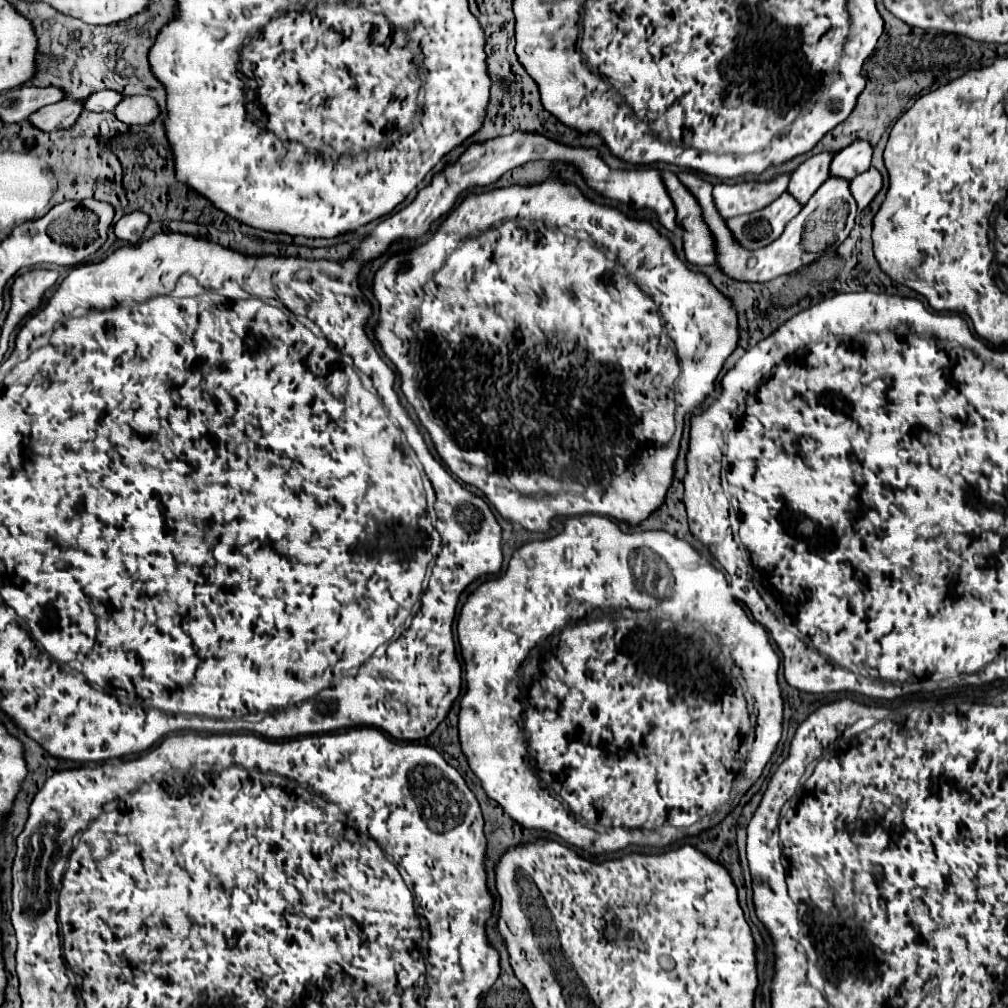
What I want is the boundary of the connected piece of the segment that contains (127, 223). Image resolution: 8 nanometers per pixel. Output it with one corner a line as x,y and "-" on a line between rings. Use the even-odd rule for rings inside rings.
137,211
127,213
115,223
115,235
117,239
137,243
143,237
147,223
149,223
149,217
145,217
145,213
137,213

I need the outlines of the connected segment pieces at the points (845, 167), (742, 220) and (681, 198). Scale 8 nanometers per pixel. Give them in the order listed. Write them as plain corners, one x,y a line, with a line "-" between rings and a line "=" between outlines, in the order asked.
857,139
835,155
831,163
831,175
845,177
851,181
853,177
871,167
871,157
873,157
873,147
869,147
869,141
=
787,191
755,213
747,213
741,217
733,217
727,221
729,229
733,231
735,239
747,249
759,249
773,243
785,229
785,225
803,209
793,195
=
663,171
665,187
677,209
677,223
683,227
683,249
685,257
693,265
713,265
717,263
717,247
711,229
705,227
701,217
701,205
693,199
693,193
681,185
673,171

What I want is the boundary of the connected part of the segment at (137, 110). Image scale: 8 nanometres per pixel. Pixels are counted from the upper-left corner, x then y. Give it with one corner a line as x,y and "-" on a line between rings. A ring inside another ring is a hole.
125,97
117,109
115,115
119,121
129,125
147,125
153,123
159,117
159,105
151,97

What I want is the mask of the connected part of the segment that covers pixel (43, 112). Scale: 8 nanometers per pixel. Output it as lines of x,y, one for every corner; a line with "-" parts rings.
63,99
59,103
47,105
39,111
35,111
29,121
39,127
41,131
57,131
57,129
69,129
81,115
83,107
81,101
69,101

